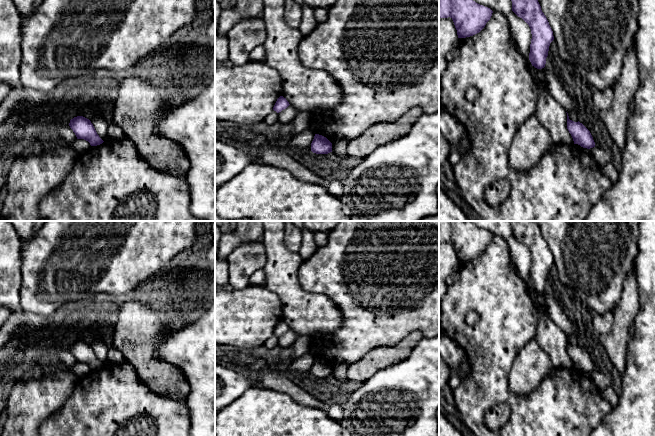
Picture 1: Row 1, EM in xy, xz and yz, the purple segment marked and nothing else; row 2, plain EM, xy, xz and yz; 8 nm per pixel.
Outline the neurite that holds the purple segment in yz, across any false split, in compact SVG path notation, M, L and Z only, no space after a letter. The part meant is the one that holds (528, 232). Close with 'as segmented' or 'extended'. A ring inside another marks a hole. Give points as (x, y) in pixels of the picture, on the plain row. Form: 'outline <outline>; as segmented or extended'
outline M512 221L512 235L530 251L532 263L529 284L537 293L545 291L553 255L535 221Z; as segmented

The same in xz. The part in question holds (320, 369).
outline M315 358L311 367L311 375L316 378L328 378L332 376L332 367L326 361Z; as segmented

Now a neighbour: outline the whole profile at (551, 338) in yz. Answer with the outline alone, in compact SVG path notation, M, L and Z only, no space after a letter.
M513 235L507 240L507 243L514 269L518 276L527 284L529 295L533 299L534 306L538 312L536 341L548 353L554 368L574 368L573 362L567 353L567 337L548 314L545 291L537 293L529 284L532 263L529 249Z

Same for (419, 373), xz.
M439 336L423 337L412 350L408 358L389 367L379 369L369 379L361 383L359 389L343 398L343 417L338 423L343 427L344 436L439 436Z

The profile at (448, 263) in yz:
M439 242L439 302L447 291L446 278L457 272L459 262L452 242Z

